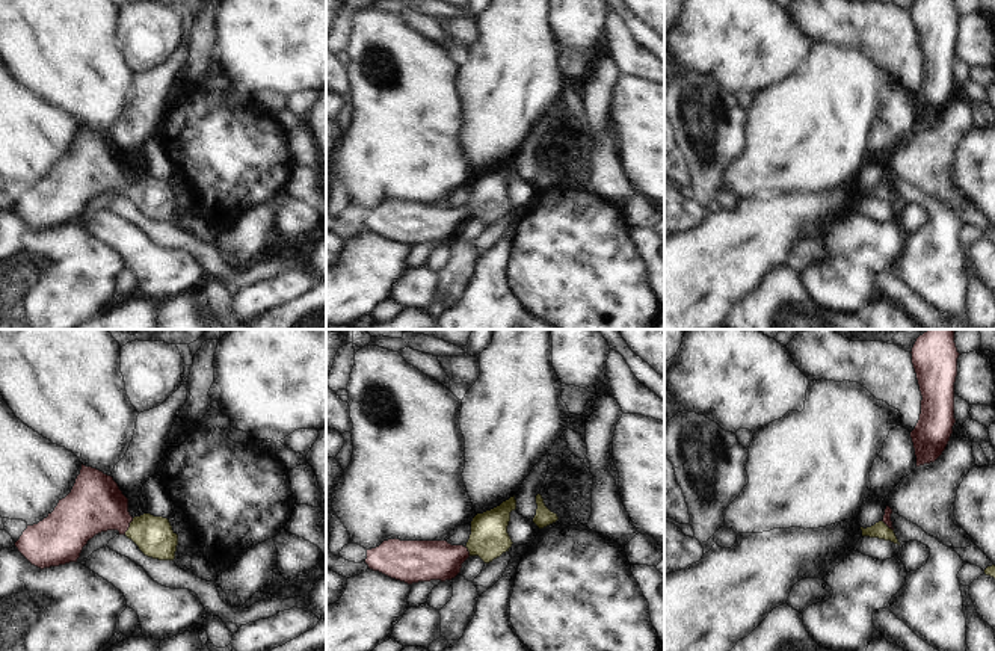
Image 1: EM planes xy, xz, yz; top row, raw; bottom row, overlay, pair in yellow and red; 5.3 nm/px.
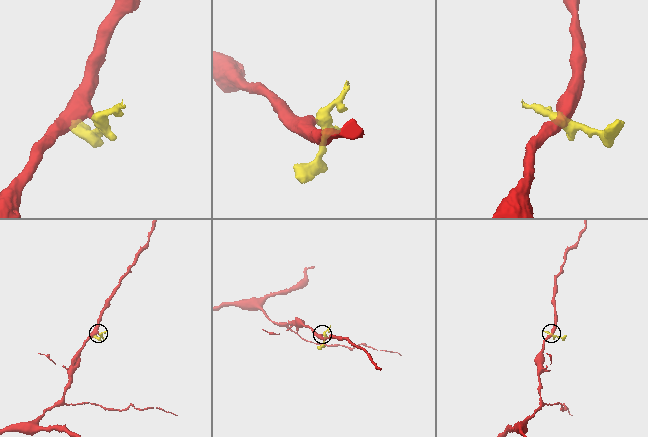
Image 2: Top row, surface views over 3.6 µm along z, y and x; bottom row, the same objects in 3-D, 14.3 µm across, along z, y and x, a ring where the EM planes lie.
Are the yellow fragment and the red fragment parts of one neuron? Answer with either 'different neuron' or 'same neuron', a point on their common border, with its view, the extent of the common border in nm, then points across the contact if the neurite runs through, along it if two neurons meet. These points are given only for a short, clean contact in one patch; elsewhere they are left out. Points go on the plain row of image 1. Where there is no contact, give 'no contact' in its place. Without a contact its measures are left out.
same neuron | xy (130, 188) | 100 nm | across xy (154, 198), (147, 192), (130, 188), (95, 165)

